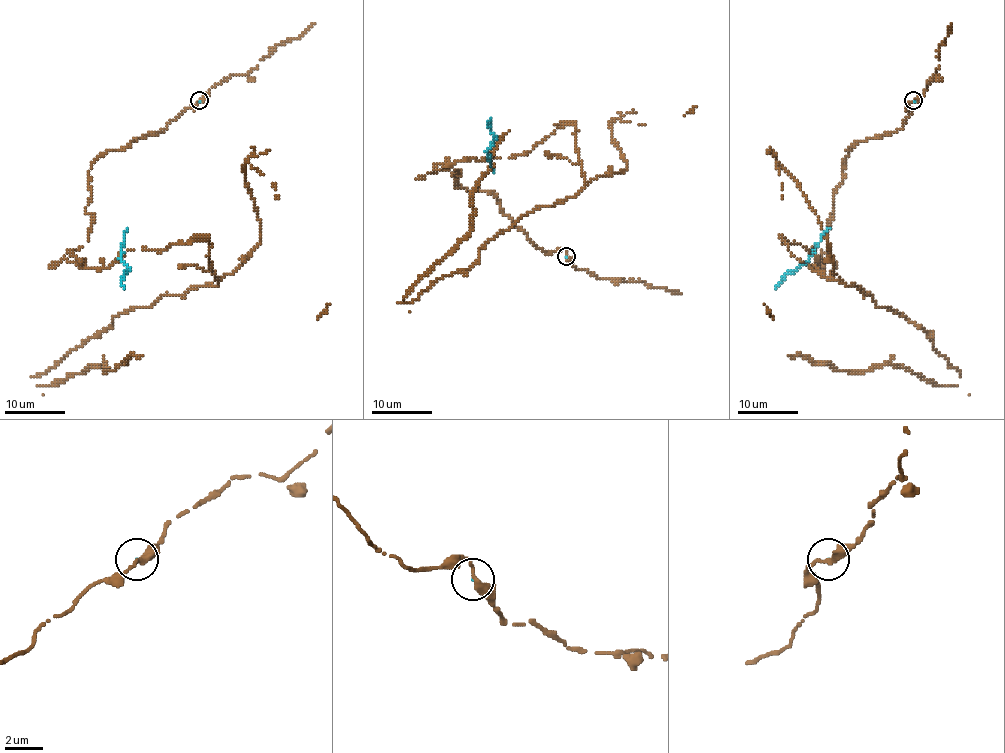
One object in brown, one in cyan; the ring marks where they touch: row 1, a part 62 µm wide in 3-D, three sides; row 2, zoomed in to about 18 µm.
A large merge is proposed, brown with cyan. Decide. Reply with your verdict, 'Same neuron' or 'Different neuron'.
Different neuron

